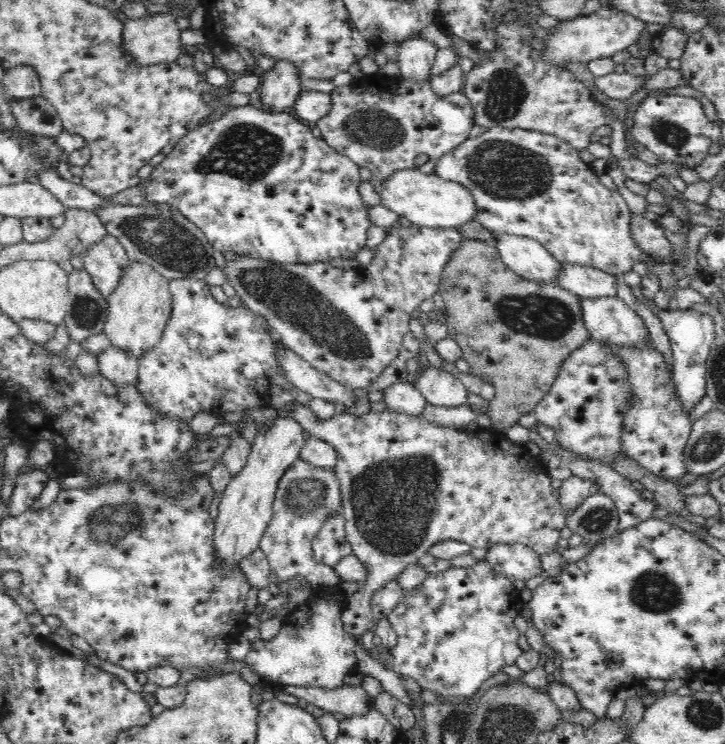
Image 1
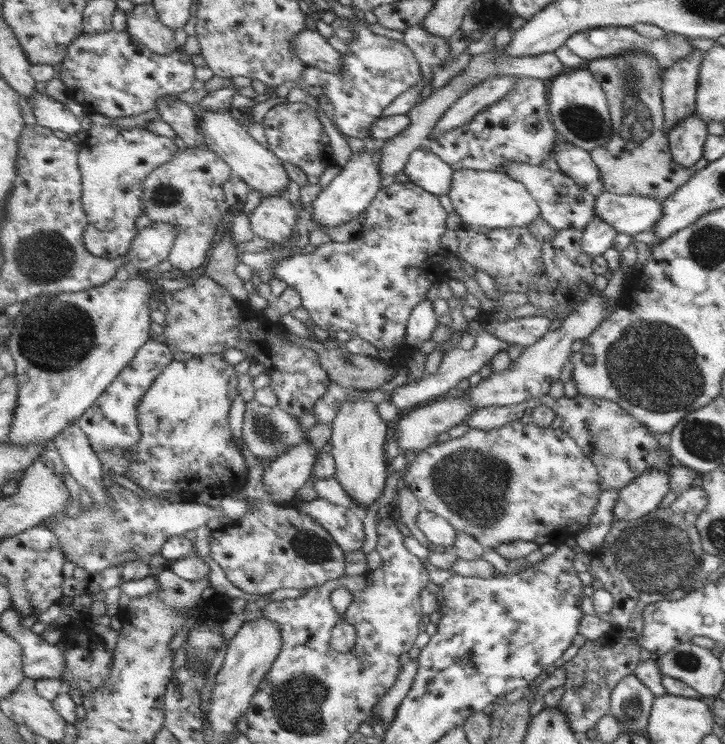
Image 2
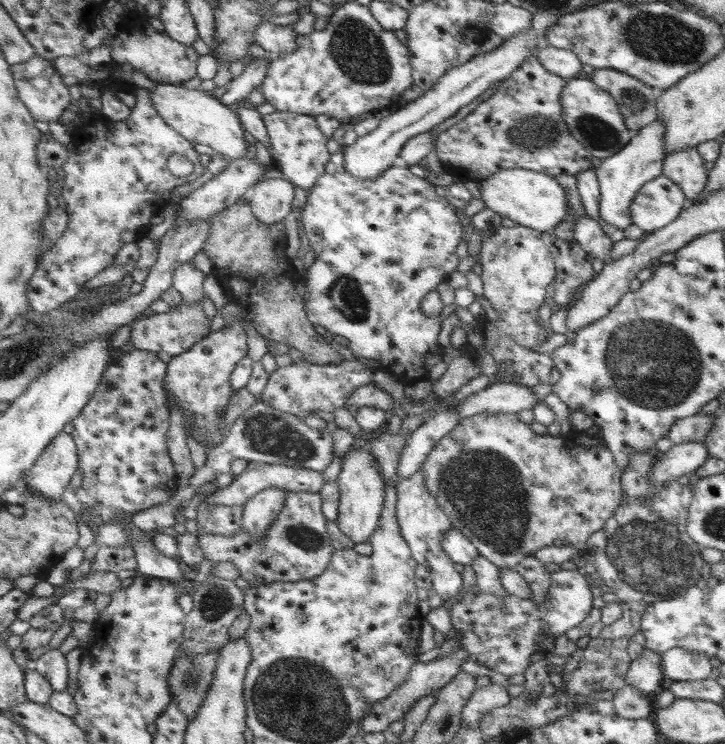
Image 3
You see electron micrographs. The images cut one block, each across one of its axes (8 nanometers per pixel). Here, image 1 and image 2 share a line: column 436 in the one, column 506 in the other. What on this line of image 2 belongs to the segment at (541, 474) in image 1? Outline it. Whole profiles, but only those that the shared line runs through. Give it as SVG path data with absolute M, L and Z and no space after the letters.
M519 420L493 430L467 430L465 436L449 442L435 442L421 450L403 476L409 492L419 500L421 510L445 518L455 530L473 536L485 550L511 542L565 544L567 538L589 526L601 488L591 458L561 428L551 430L537 424L521 424Z

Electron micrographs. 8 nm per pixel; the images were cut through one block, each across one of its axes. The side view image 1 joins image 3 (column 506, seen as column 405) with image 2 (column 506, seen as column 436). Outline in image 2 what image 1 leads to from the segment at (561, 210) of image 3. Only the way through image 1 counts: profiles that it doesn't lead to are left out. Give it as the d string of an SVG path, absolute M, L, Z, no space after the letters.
M457 170L457 172L453 172L451 190L449 190L447 198L451 200L453 210L461 218L461 226L467 226L467 228L477 228L477 226L481 226L483 230L489 230L489 228L491 230L527 228L533 220L539 218L539 206L531 198L531 194L527 192L527 188L521 182L509 178L503 172L491 172L491 170Z

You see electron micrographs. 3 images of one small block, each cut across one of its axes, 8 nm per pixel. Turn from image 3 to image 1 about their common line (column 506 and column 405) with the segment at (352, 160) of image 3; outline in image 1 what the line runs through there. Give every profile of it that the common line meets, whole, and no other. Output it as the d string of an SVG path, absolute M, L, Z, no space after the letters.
M418 34L404 40L400 44L400 56L398 56L402 76L412 82L428 82L432 76L432 66L436 62L438 50L440 48L436 48L434 42L424 40Z

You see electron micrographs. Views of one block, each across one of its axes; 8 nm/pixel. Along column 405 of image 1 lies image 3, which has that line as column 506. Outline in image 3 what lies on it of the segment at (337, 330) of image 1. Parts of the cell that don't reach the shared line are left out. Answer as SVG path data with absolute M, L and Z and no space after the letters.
M503 224L495 228L491 234L483 236L481 240L479 264L483 266L481 268L483 296L491 304L493 312L497 312L497 320L491 322L485 316L483 320L467 318L467 322L477 330L485 354L489 354L487 350L489 342L485 338L485 330L491 330L491 328L499 336L509 338L509 342L517 344L519 348L531 350L531 348L543 346L555 332L549 326L543 326L539 322L537 312L547 300L545 286L555 278L555 262L541 240L541 232L531 230L527 226L517 226L517 224Z

